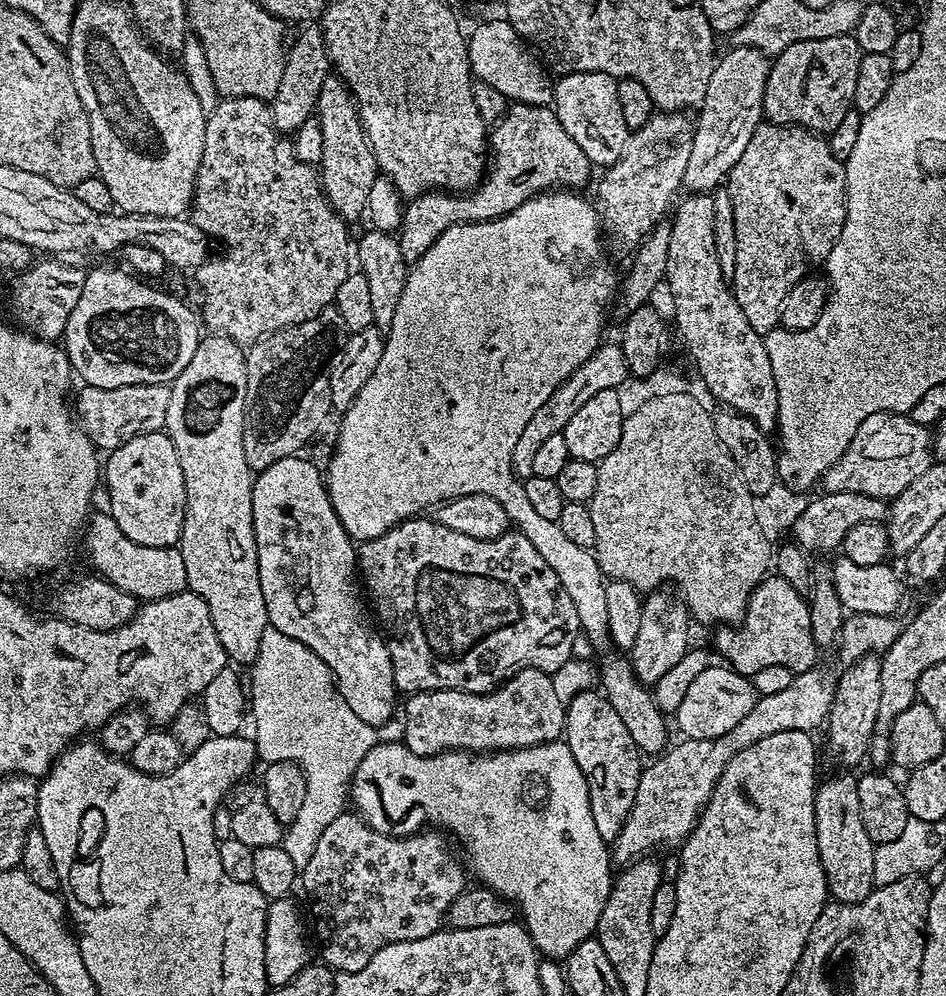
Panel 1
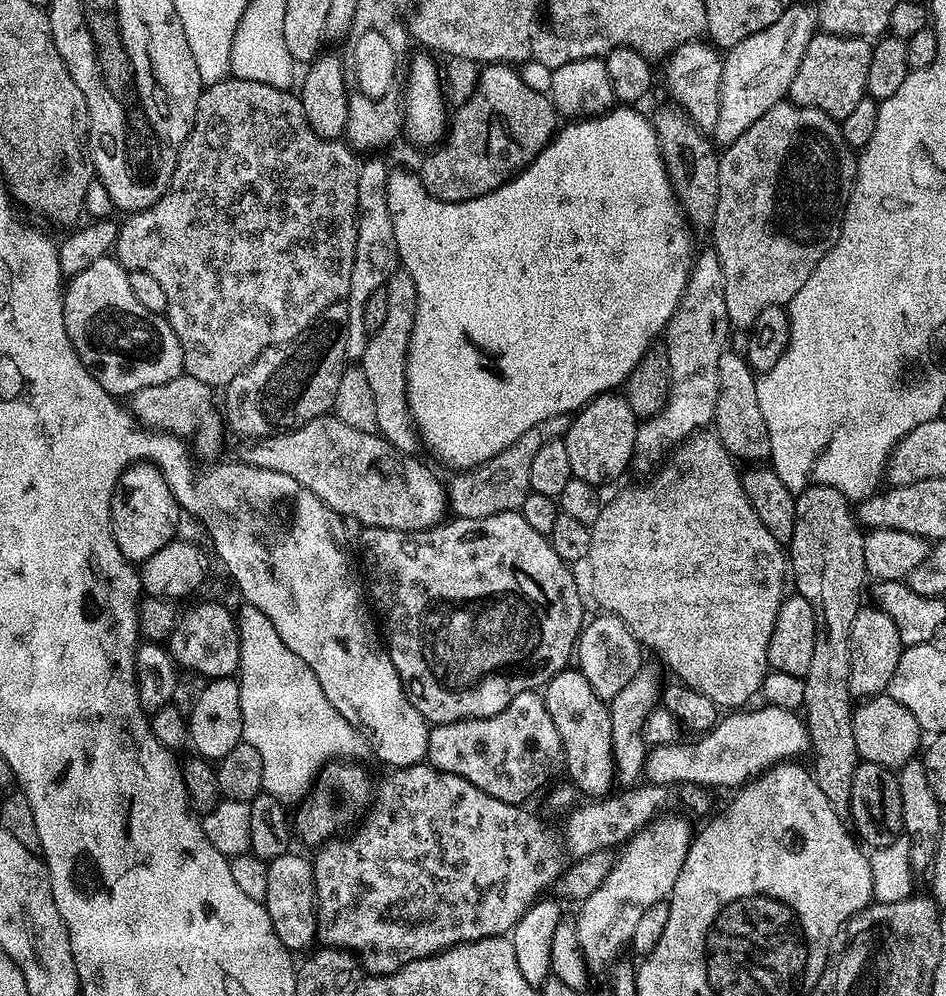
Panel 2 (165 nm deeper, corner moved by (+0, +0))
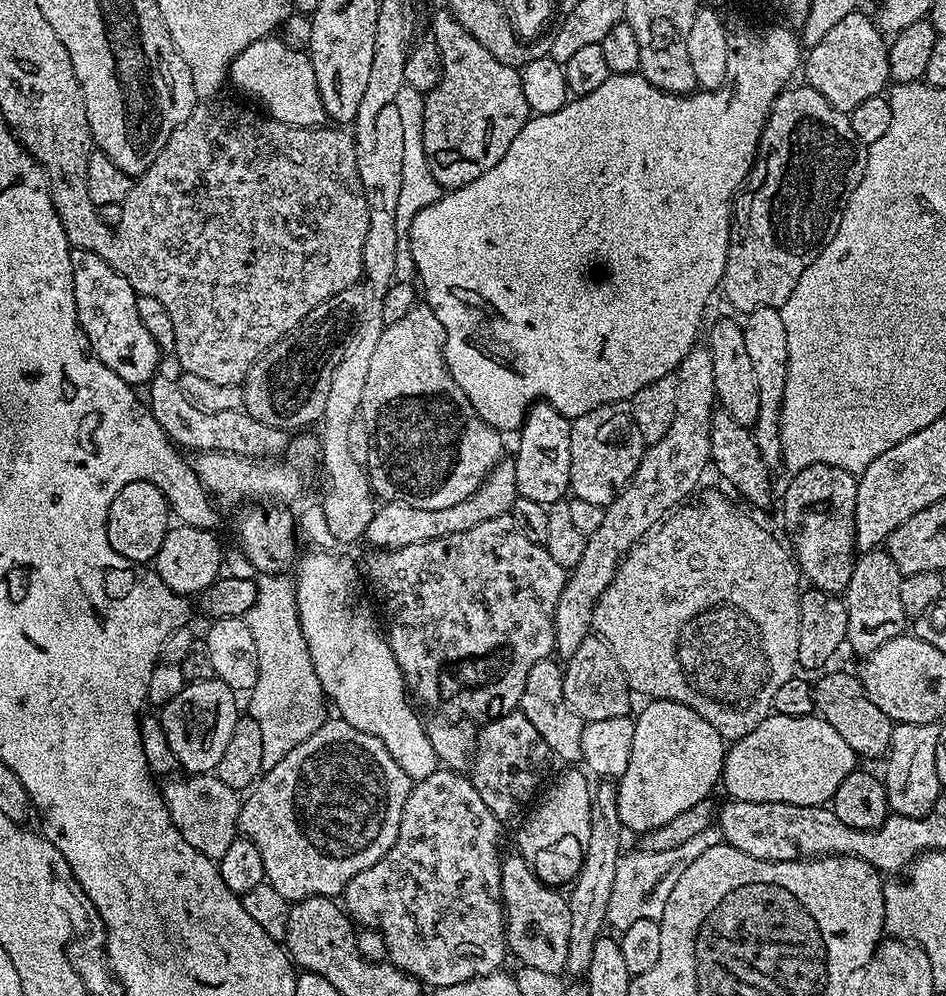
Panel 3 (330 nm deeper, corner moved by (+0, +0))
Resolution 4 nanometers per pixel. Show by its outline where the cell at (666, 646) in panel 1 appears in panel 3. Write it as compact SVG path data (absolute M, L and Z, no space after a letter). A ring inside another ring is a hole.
M604 782L599 789L595 789L592 798L592 809L590 810L590 842L589 850L585 854L581 870L577 874L566 899L570 910L570 946L566 946L566 972L572 978L587 977L590 970L590 958L594 955L594 942L605 931L608 919L608 907L610 906L610 894L614 890L614 870L618 870L618 862L622 855L620 843L624 840L626 829L619 816L619 806L616 801L617 789L611 783Z

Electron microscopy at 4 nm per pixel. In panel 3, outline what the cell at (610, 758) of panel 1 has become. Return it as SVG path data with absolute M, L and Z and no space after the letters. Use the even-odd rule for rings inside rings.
M549 658L538 662L530 669L530 675L526 678L526 690L522 690L520 707L518 711L526 718L530 718L534 730L542 734L542 742L562 759L564 762L576 762L584 754L584 726L578 714L564 700L564 669L555 659Z

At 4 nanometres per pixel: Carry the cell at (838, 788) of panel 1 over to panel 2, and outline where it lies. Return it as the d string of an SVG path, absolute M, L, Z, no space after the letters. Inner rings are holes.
M811 484L796 496L794 534L786 544L790 576L796 579L795 591L814 610L816 637L810 670L804 675L806 698L802 709L808 725L810 756L816 759L814 775L818 790L830 798L834 810L849 811L848 799L854 786L854 770L861 763L854 746L850 690L850 626L862 607L860 587L866 581L864 571L864 537L853 505L825 484Z

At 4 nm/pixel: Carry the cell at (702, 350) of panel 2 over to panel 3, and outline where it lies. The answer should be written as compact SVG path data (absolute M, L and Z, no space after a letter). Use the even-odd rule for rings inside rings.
M695 346L682 358L679 368L675 373L678 382L678 402L674 406L674 422L670 425L670 431L662 442L654 442L647 445L644 450L642 462L638 462L638 470L628 480L628 485L619 492L604 508L604 517L599 524L598 530L590 534L586 542L586 554L582 554L582 562L578 562L576 568L567 573L564 589L558 598L558 606L554 612L554 638L556 646L555 655L560 658L567 658L582 646L582 642L593 631L592 615L598 598L610 586L615 578L616 571L620 568L620 562L627 556L635 544L640 543L657 524L664 523L666 517L673 510L681 507L684 500L700 484L700 475L704 467L709 467L712 455L710 454L710 426L712 425L712 414L717 407L716 387L714 386L714 362L712 353L707 347Z

